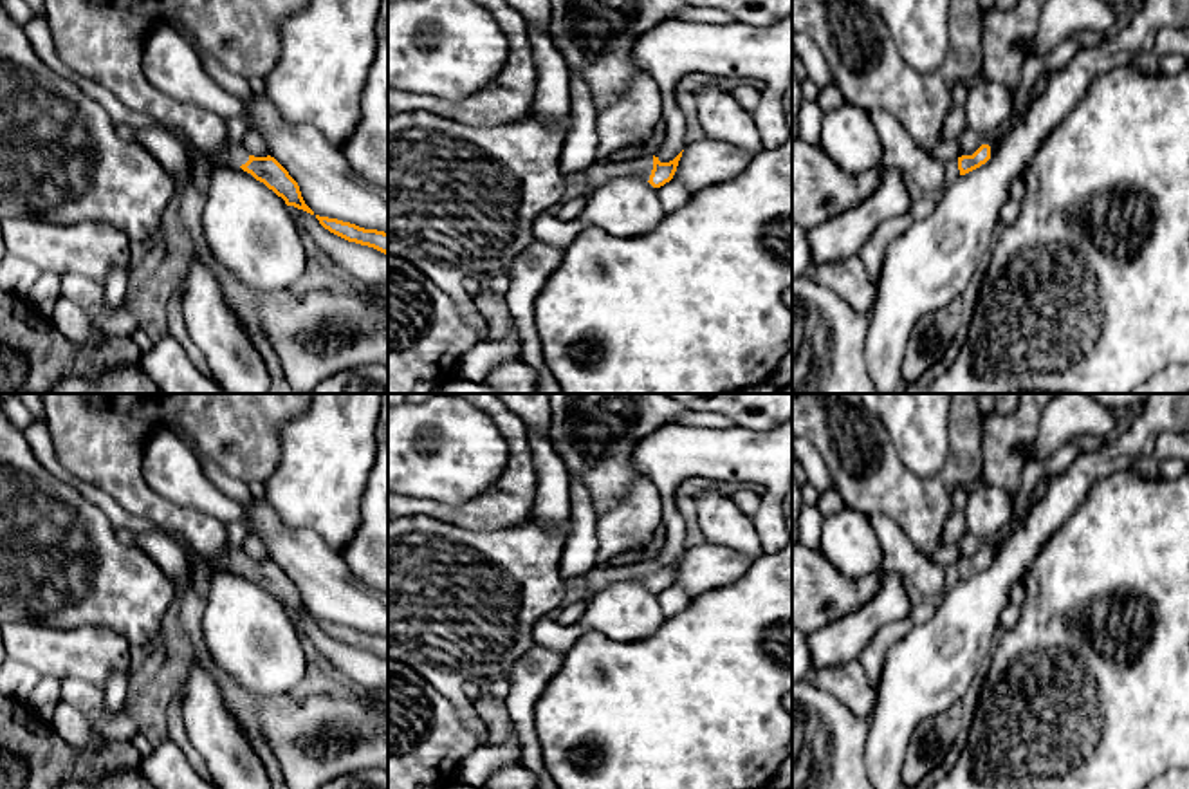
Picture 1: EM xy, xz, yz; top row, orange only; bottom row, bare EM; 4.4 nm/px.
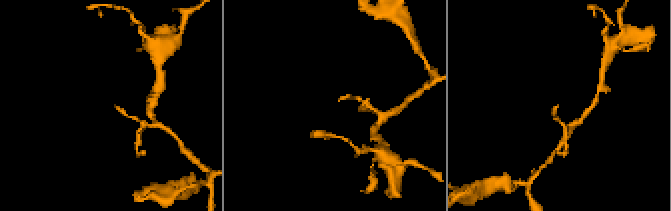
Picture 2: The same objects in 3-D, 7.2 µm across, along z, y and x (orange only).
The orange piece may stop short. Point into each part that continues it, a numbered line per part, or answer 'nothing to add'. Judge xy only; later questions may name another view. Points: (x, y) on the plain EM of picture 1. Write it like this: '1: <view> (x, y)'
1: xy (235, 560)

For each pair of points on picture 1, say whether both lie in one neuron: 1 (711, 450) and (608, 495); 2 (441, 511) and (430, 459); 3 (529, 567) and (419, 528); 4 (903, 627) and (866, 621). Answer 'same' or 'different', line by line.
1: different
2: different
3: same
4: different

